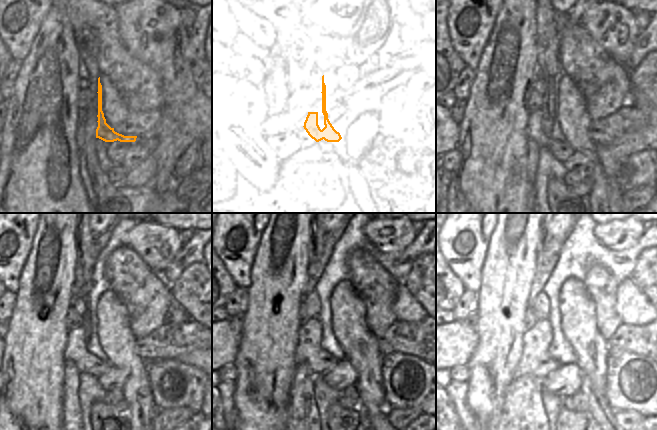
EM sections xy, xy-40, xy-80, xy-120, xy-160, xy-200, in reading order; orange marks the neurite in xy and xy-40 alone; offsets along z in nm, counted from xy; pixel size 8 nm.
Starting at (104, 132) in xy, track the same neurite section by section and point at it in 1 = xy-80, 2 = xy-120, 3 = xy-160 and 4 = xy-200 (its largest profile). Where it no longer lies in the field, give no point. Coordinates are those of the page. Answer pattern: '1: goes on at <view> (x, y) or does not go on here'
1: goes on at xy-80 (534, 130)
2: goes on at xy-120 (84, 359)
3: goes on at xy-160 (309, 351)
4: goes on at xy-200 (524, 370)

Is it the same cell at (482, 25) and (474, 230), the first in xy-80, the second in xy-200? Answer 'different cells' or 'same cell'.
same cell

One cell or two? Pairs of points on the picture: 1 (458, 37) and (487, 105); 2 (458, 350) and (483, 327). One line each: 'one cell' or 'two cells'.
1: two cells
2: two cells

